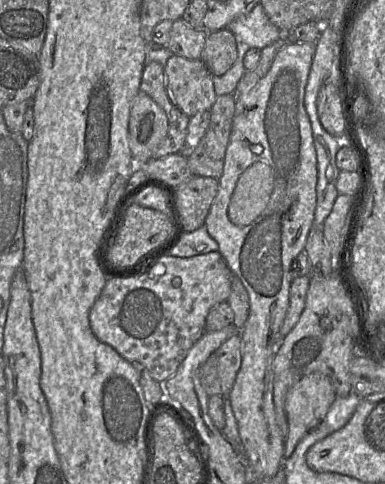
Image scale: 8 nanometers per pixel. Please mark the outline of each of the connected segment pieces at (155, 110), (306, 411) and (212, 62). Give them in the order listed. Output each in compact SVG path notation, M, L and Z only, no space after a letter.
M139 91L132 102L129 118L129 147L134 160L135 170L143 170L143 165L148 162L160 143L168 133L168 119L163 109L147 94Z
M321 373L304 376L289 390L286 397L289 422L284 448L286 458L293 454L308 432L319 426L336 398L331 380Z
M226 27L209 32L202 52L202 61L213 76L225 74L237 59L234 34Z

